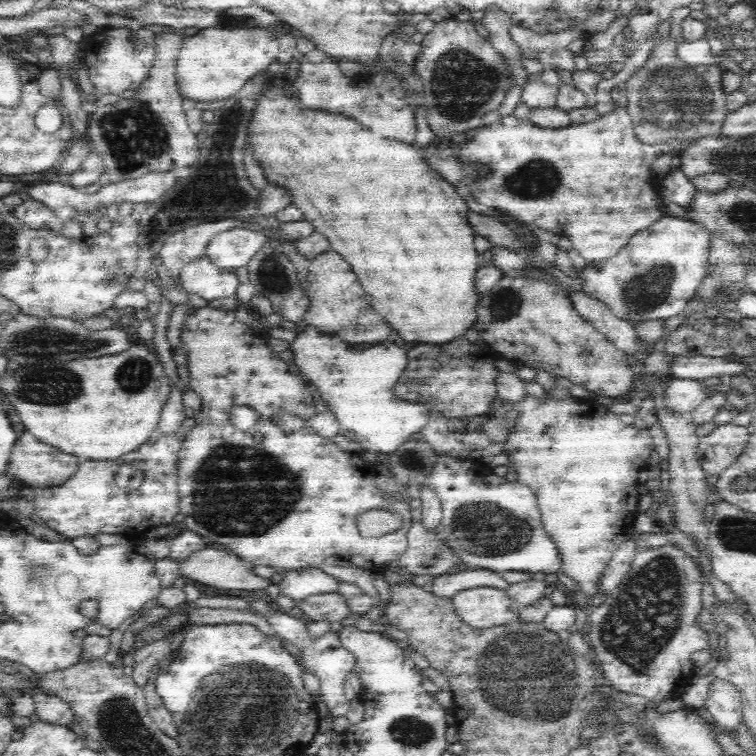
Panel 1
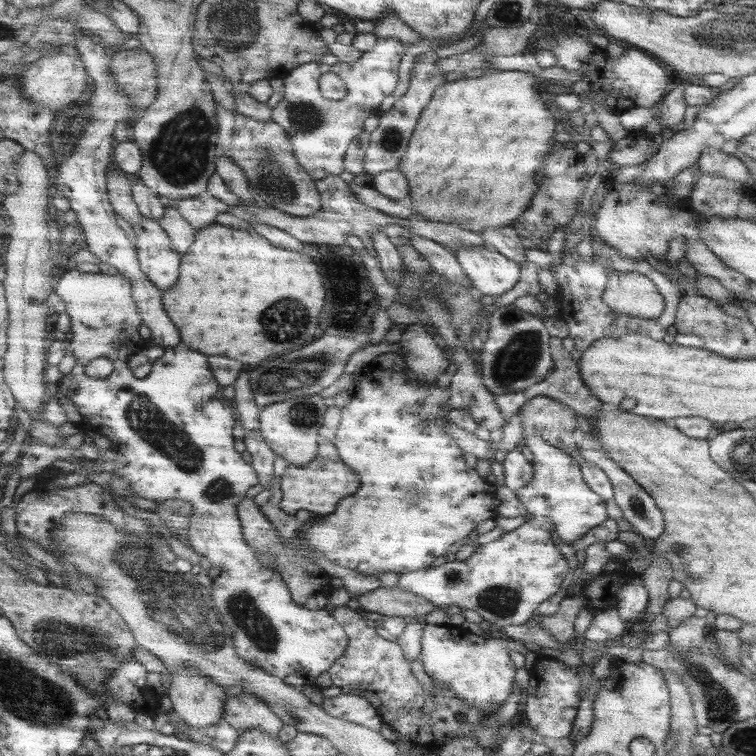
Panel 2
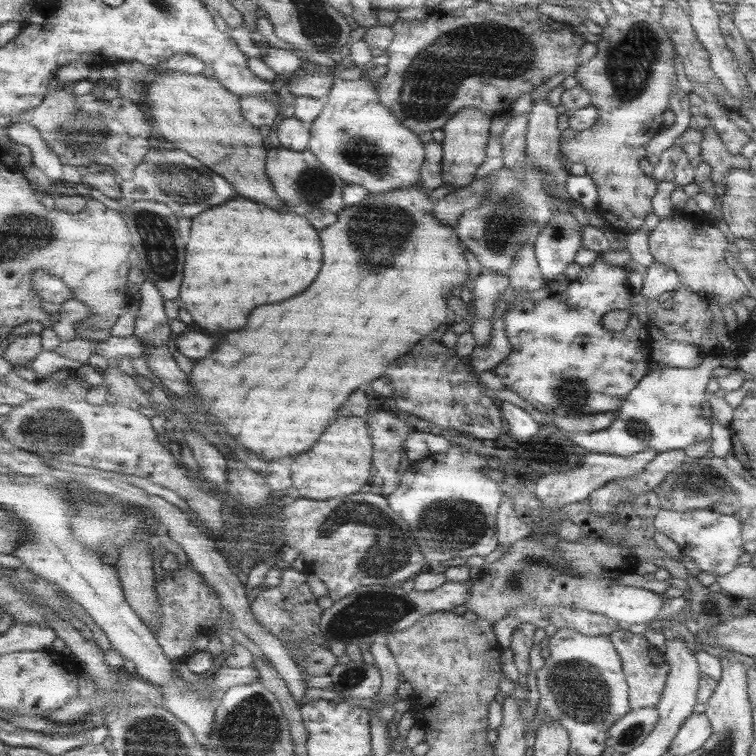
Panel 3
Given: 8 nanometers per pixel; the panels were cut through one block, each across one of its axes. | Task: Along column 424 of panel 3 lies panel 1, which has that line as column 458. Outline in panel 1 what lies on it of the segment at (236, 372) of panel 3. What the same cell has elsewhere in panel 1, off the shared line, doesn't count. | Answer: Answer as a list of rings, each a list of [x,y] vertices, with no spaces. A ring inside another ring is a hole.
[[[272,80],[268,92],[264,92],[264,96],[260,98],[256,112],[254,112],[254,120],[250,126],[250,142],[254,148],[254,156],[258,158],[260,166],[264,168],[264,176],[268,178],[270,184],[280,184],[284,188],[290,188],[290,192],[294,190],[294,206],[298,206],[306,218],[310,218],[310,222],[314,222],[314,230],[322,232],[328,240],[330,246],[334,246],[334,250],[338,250],[348,262],[350,266],[354,266],[354,272],[358,274],[358,280],[366,292],[368,302],[376,308],[376,312],[398,332],[398,336],[404,342],[420,342],[420,344],[446,344],[452,342],[460,336],[464,336],[470,328],[476,328],[474,324],[478,322],[478,304],[482,302],[482,288],[478,286],[478,270],[482,268],[482,252],[476,246],[476,238],[478,232],[474,230],[474,224],[470,222],[470,208],[466,206],[466,196],[464,190],[454,188],[454,184],[446,182],[446,178],[442,178],[442,174],[438,170],[434,170],[430,166],[430,162],[426,162],[428,154],[416,150],[412,144],[402,144],[402,142],[394,142],[394,140],[384,140],[374,136],[370,130],[358,126],[358,122],[346,122],[346,118],[326,118],[328,114],[304,114],[300,110],[300,106],[296,106],[294,102],[288,102],[286,98],[286,80]]]

